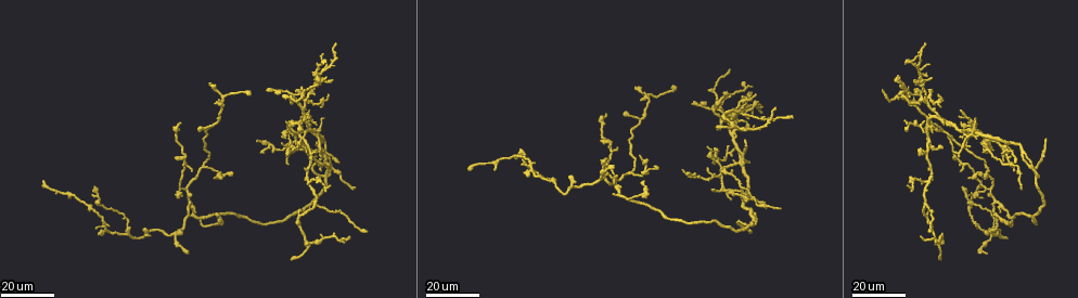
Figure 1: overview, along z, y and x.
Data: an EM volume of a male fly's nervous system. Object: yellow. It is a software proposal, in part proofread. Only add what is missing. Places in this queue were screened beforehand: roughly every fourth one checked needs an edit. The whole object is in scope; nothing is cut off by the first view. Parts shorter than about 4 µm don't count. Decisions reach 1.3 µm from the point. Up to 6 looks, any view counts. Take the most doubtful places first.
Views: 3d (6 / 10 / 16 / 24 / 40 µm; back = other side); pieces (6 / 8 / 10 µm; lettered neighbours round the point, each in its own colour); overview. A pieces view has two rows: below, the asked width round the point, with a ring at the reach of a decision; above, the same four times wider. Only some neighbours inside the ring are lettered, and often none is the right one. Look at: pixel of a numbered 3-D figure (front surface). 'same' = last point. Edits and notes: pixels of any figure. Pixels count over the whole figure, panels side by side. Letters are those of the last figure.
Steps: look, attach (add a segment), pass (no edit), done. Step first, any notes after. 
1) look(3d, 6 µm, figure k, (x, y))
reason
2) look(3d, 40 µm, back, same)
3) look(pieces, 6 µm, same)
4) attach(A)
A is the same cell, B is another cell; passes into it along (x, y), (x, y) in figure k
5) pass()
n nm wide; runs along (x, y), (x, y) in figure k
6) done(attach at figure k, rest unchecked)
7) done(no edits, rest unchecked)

look(3d, 16 µm, figure 1, (1045, 139))
branch stops here

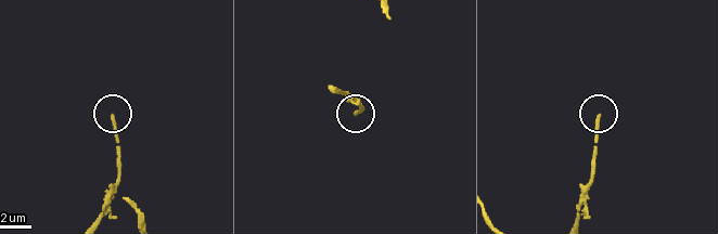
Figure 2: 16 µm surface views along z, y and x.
look(pieces, 8 µm, figure 2, (599, 114))
see the neighbours

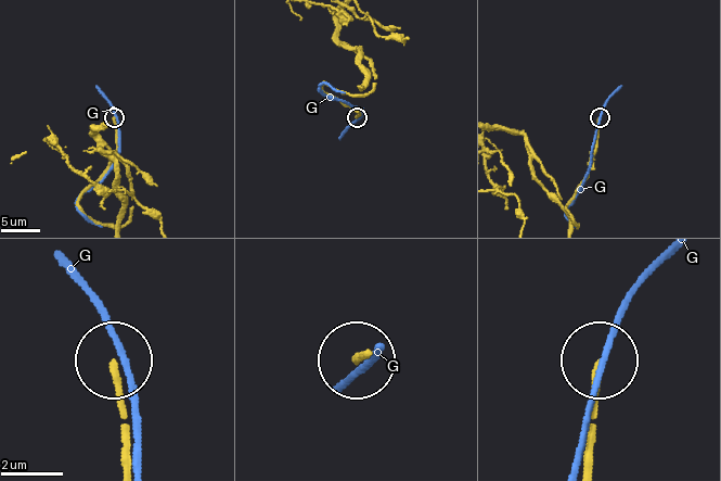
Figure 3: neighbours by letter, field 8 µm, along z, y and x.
pass()
G is another cell; runs along (123, 458), (115, 359) in figure 3; none of them fits

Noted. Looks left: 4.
look(3d, 24 µm, figure 1, (335, 42))
an open end

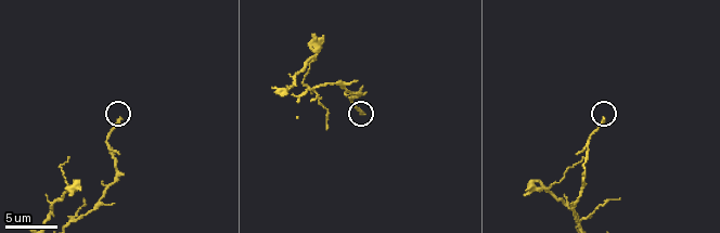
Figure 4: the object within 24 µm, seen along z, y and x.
look(3d, 10 µm, figure 4, (121, 119))

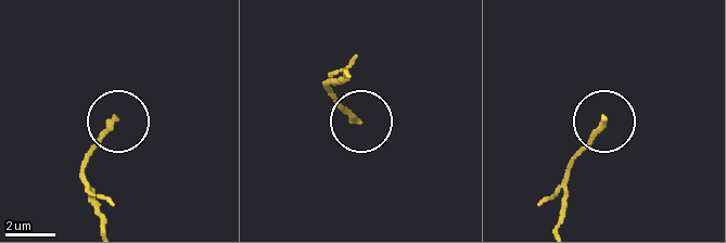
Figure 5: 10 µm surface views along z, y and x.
look(pieces, 10 µm, figure 5, (113, 119))

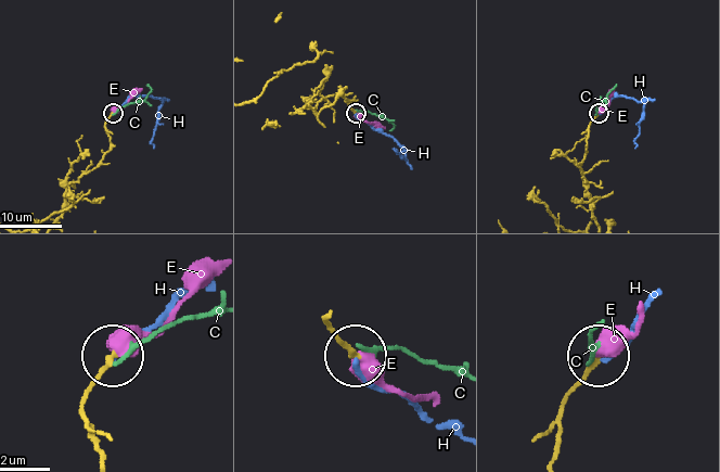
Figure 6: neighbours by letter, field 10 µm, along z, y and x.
pass()
220 nm wide; C, E and H are other cells; runs along (64, 195), (110, 148), (105, 122), (112, 113) in figure 6; none of them fits

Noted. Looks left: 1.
done(no edits, rest unchecked)

